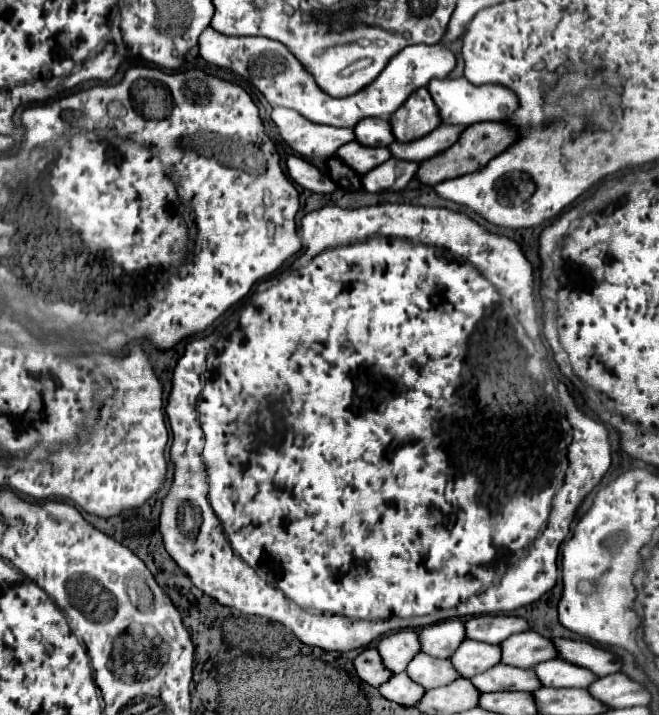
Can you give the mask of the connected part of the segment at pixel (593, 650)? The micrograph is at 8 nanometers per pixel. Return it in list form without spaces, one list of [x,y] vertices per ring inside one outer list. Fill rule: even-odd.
[[[552,638],[558,658],[588,668],[596,676],[606,676],[620,670],[618,660],[608,652],[584,640],[568,640],[568,638]]]

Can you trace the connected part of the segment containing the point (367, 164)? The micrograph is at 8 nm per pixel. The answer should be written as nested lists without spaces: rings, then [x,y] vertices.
[[[352,140],[346,146],[340,146],[336,156],[340,160],[344,160],[358,174],[366,174],[372,168],[386,162],[392,154],[390,154],[388,148],[370,148],[370,146],[362,146],[356,140]]]

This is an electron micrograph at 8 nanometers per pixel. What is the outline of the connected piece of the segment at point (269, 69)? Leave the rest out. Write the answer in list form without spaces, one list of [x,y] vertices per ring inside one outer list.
[[[206,28],[200,36],[200,56],[218,68],[226,68],[230,72],[236,72],[238,76],[250,76],[252,86],[256,86],[264,98],[270,102],[270,106],[282,106],[292,108],[300,112],[304,118],[316,124],[328,124],[328,126],[340,126],[340,128],[352,128],[362,118],[376,116],[376,118],[390,118],[404,102],[406,98],[426,86],[432,78],[448,76],[450,70],[456,66],[454,54],[442,46],[426,46],[416,44],[400,50],[388,66],[382,70],[382,74],[376,78],[376,82],[368,84],[364,90],[348,96],[348,98],[332,98],[324,94],[314,78],[306,74],[306,70],[300,66],[300,62],[286,50],[284,44],[270,40],[270,38],[252,38],[252,36],[224,36],[216,32],[214,28]]]

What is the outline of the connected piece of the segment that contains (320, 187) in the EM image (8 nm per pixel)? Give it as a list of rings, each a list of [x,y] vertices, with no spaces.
[[[288,156],[286,158],[286,168],[288,168],[290,178],[306,190],[322,192],[322,194],[328,194],[328,192],[336,190],[336,184],[326,174],[322,174],[316,166],[312,166],[310,162],[306,162],[300,156]]]

